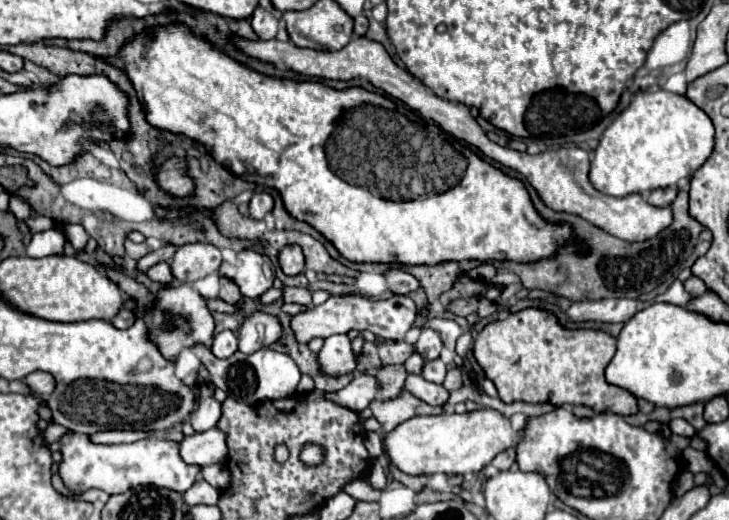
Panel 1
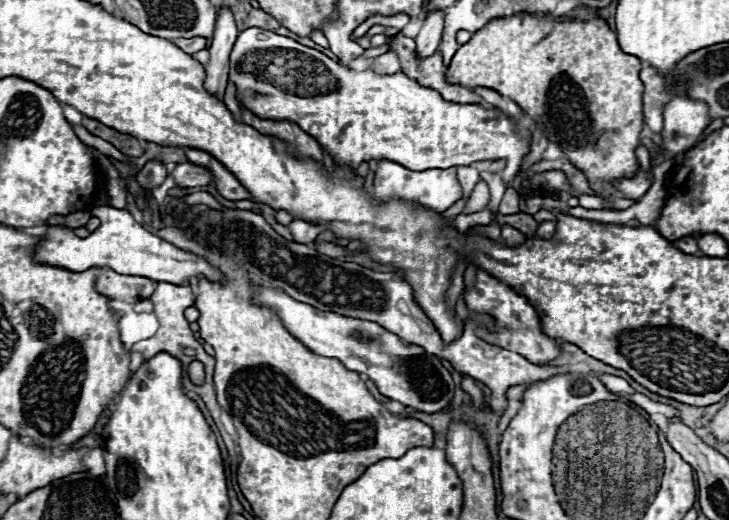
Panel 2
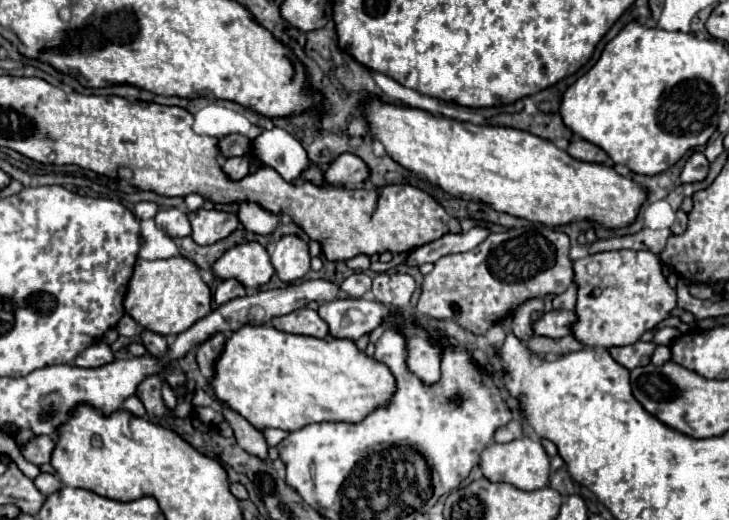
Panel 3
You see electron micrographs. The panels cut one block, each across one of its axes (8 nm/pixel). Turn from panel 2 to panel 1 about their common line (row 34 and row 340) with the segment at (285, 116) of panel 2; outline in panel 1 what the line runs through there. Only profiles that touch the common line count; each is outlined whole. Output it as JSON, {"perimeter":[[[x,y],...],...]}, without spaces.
{"perimeter":[[[254,310],[238,326],[238,350],[244,354],[254,354],[272,344],[280,344],[282,326],[276,316],[262,310]]]}

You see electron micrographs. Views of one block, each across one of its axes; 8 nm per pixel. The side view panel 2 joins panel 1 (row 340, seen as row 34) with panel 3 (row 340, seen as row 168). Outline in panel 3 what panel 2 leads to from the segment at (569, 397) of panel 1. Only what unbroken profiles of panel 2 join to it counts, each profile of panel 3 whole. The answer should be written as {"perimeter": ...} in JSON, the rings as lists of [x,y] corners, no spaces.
{"perimeter":[[[612,250],[588,254],[574,262],[574,280],[578,284],[578,324],[574,324],[574,336],[586,346],[628,346],[640,340],[640,336],[660,324],[676,308],[676,290],[672,290],[662,274],[660,258],[646,250]]]}

